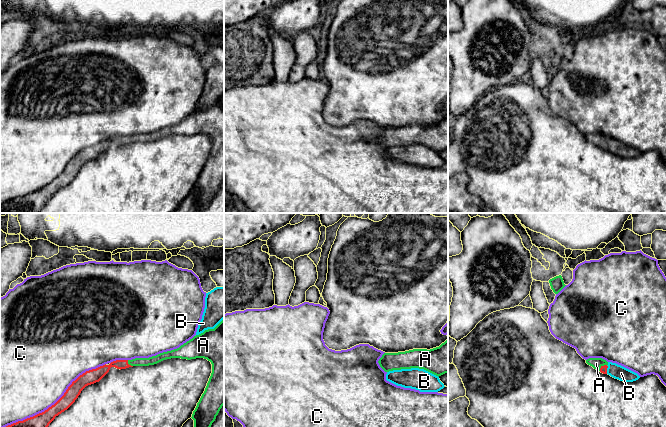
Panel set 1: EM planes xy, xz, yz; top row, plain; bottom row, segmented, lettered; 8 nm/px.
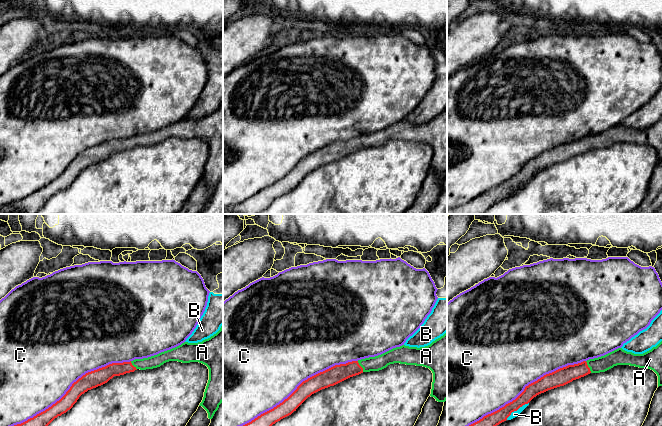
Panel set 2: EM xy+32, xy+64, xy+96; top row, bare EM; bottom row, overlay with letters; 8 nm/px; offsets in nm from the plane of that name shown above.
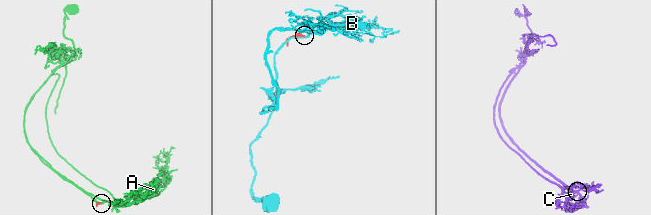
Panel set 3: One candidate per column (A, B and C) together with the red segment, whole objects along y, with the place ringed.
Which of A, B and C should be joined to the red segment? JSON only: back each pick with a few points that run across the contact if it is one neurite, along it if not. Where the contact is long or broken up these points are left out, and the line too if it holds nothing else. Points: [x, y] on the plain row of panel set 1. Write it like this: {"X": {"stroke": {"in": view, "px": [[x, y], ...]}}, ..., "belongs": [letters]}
{"A": {"stroke": {"in": "xy", "px": [[100, 148], [111, 140], [128, 140], [151, 137], [158, 134]]}}, "belongs": ["A"]}

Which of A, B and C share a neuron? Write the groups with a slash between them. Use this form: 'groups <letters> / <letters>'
groups A / B / C

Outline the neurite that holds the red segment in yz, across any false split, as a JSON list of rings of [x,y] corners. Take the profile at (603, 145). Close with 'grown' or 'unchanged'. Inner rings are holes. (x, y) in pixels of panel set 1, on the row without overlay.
[[[589,134],[586,139],[603,150],[607,150],[608,138],[602,134]]]; grown

